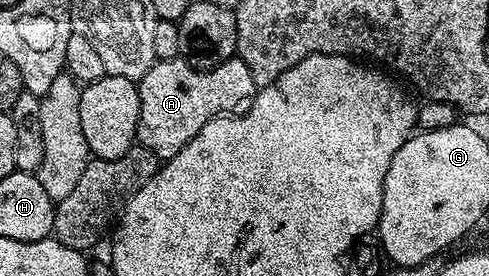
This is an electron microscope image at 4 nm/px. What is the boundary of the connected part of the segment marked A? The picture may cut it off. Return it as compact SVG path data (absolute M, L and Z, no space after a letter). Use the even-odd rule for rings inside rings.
M236 56L218 61L210 70L196 70L184 62L184 57L166 58L154 62L153 67L139 80L139 124L137 142L159 160L176 156L212 118L236 111L237 105L254 97L255 87L247 64Z

